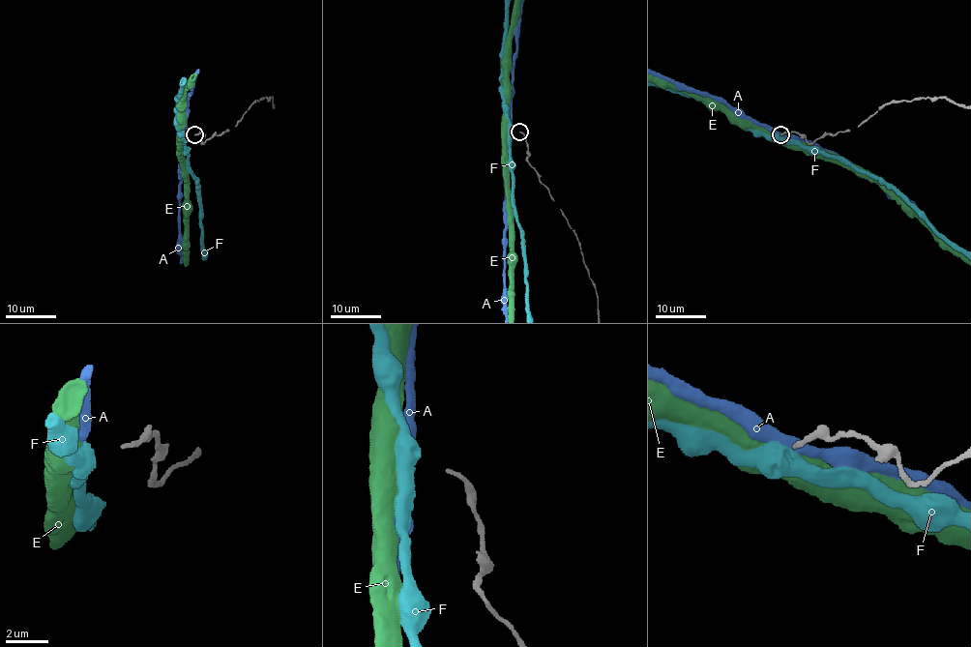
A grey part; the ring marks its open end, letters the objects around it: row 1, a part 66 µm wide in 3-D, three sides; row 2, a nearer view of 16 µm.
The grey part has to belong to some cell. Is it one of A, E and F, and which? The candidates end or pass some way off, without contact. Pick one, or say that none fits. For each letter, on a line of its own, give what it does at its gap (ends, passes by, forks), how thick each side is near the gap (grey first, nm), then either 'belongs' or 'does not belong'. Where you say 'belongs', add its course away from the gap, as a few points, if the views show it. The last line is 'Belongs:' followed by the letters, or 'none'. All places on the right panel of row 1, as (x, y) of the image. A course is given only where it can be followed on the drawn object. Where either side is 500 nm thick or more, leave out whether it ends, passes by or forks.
A: it passes by; 200 nm thick on the grey side, 440 nm on the other; does not belong
E: 200 nm thick on the grey side, 800 nm on the other; does not belong
F: 200 nm thick on the grey side, 750 nm on the other; does not belong
Belongs: none

